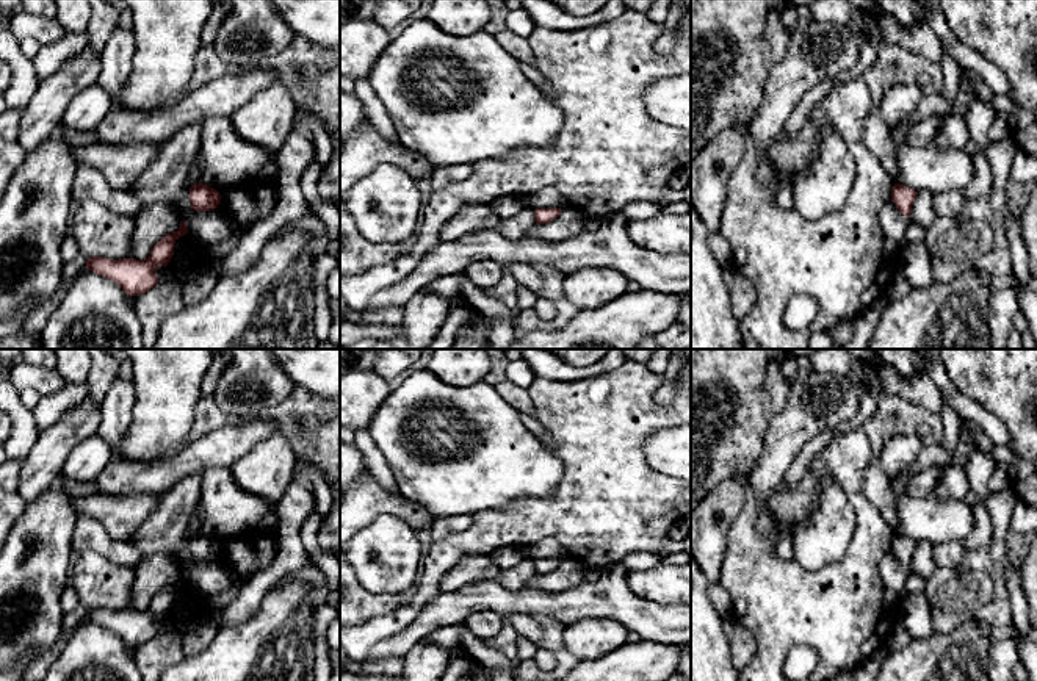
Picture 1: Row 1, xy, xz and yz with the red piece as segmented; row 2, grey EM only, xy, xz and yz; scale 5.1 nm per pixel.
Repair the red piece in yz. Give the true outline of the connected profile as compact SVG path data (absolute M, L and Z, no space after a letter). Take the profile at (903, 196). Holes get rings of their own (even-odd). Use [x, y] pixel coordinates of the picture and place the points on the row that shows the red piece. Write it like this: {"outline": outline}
{"outline": "M894 183L891 189L891 202L905 218L910 216L915 199L916 199L915 189Z"}

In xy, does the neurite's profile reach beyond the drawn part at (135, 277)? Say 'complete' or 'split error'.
complete

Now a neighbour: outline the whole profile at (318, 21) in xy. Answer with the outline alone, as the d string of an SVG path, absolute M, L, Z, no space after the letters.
M340 0L271 2L298 36L340 50Z

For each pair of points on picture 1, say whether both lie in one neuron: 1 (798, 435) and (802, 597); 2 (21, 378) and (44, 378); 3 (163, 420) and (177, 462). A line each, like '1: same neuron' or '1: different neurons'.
1: different neurons
2: same neuron
3: different neurons

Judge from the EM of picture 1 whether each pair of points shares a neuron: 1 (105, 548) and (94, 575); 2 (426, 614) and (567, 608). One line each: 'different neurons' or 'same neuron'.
1: different neurons
2: same neuron

